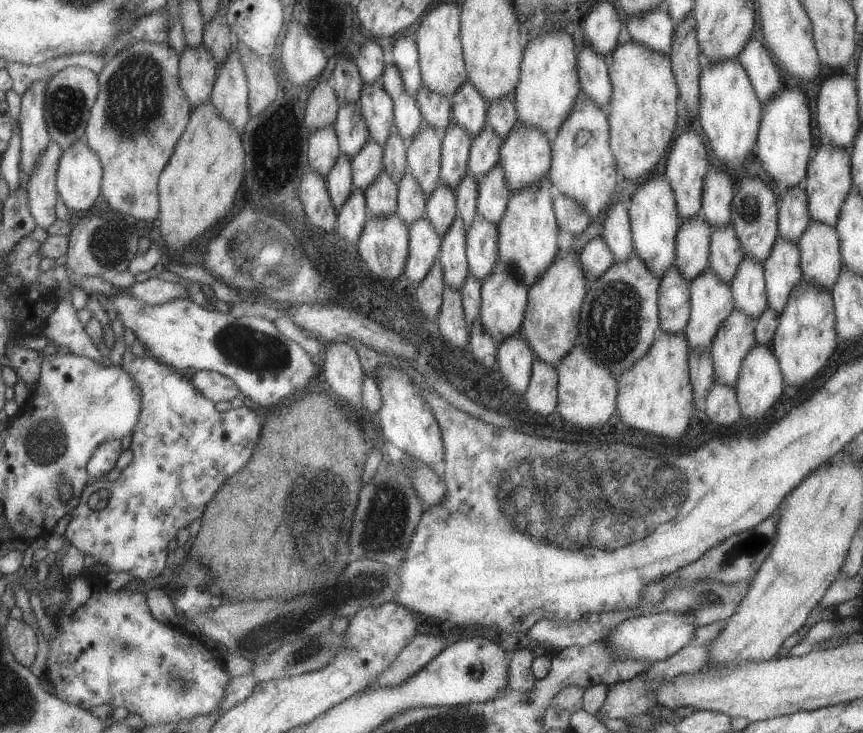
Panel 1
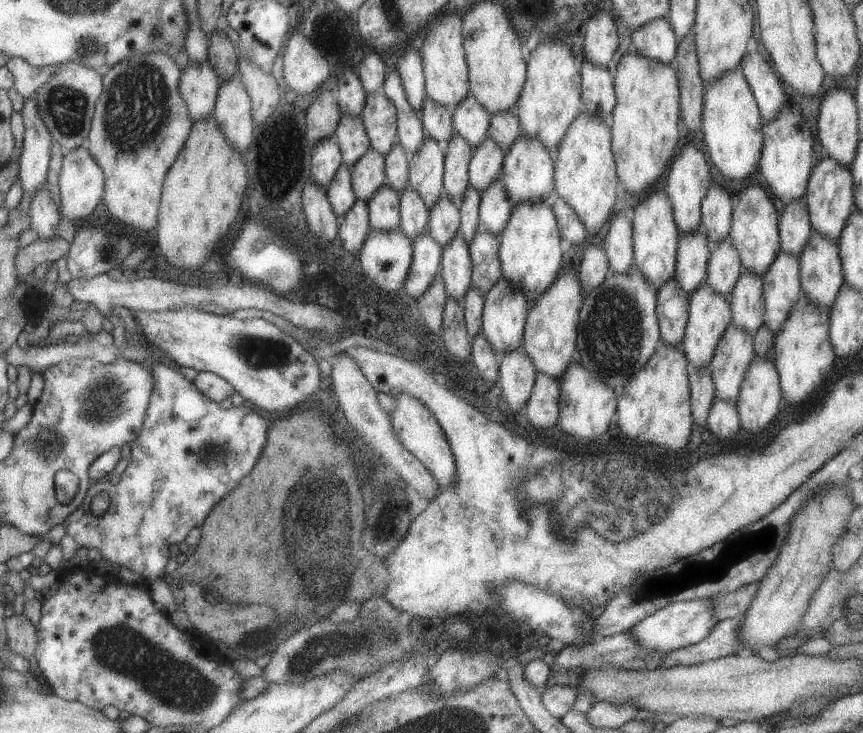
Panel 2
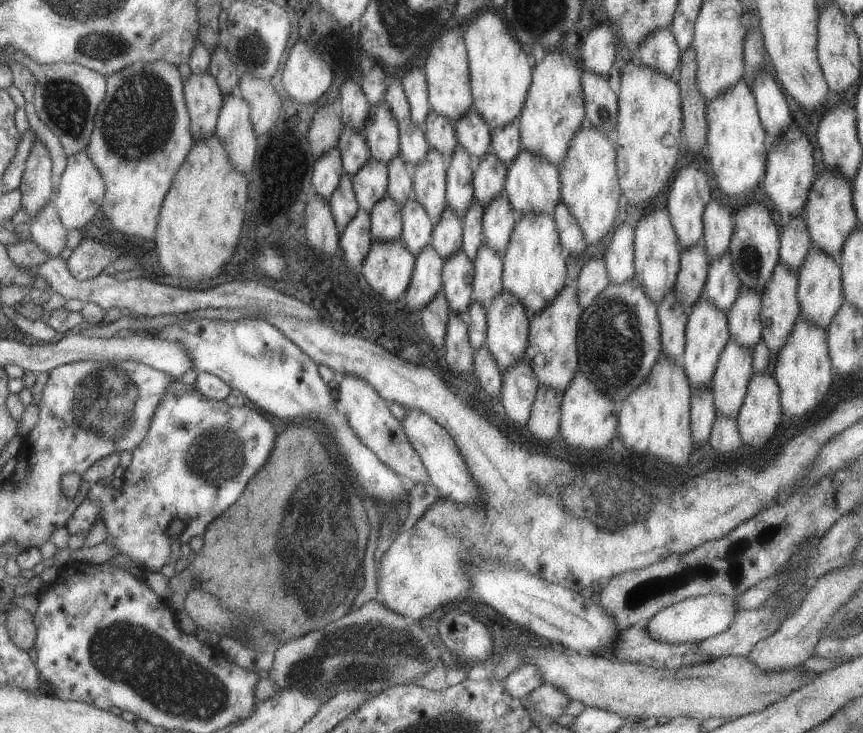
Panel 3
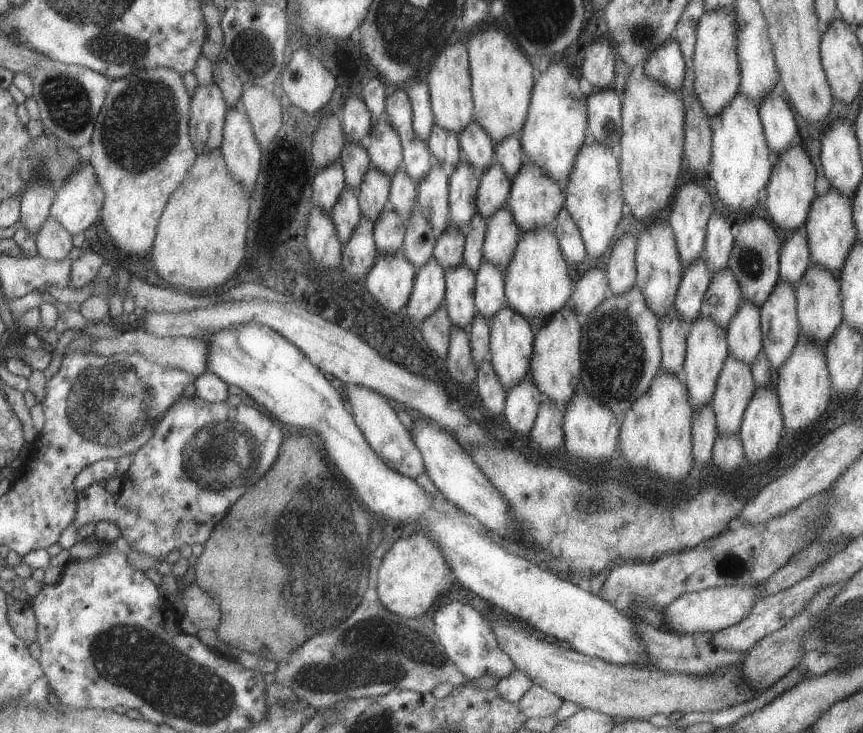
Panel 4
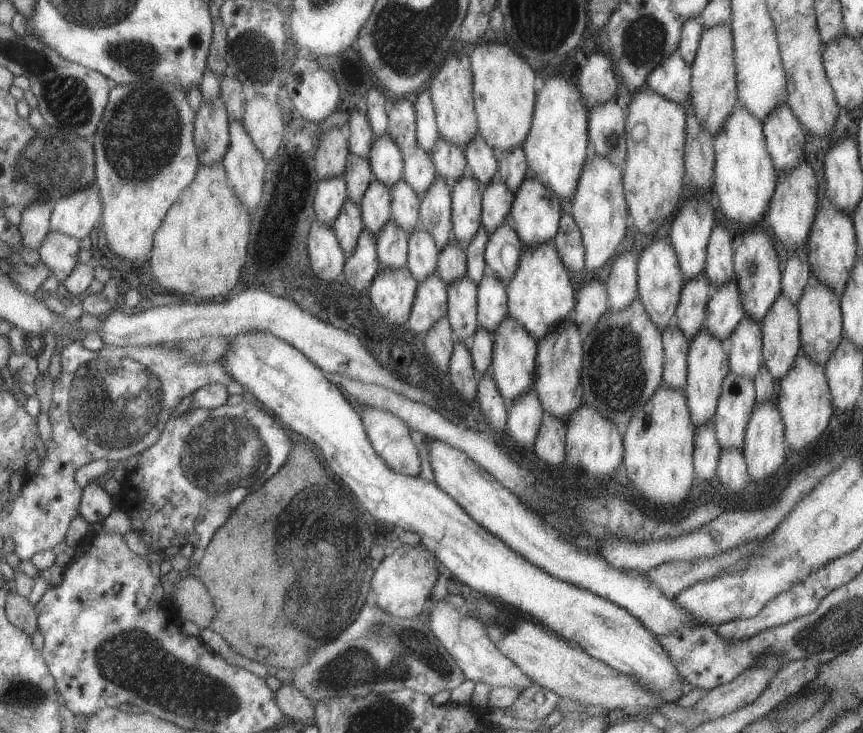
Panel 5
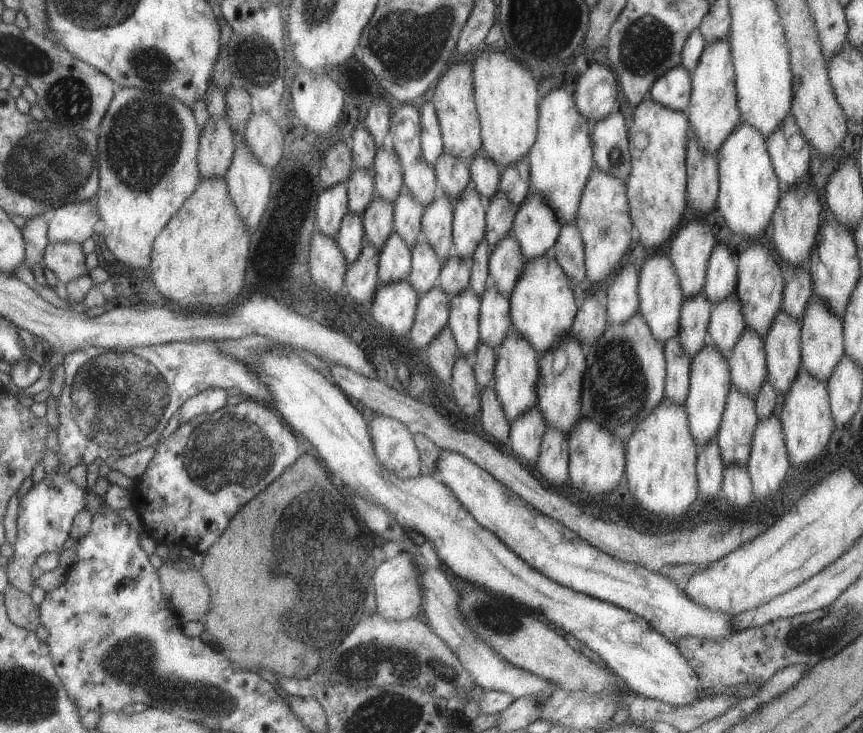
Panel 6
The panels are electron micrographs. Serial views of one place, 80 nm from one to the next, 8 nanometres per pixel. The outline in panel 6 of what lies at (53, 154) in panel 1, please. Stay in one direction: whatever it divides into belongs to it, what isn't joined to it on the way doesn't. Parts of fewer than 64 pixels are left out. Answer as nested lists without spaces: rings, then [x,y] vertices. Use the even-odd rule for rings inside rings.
[[[67,241],[48,242],[42,254],[41,265],[51,270],[63,284],[87,273],[81,245]]]

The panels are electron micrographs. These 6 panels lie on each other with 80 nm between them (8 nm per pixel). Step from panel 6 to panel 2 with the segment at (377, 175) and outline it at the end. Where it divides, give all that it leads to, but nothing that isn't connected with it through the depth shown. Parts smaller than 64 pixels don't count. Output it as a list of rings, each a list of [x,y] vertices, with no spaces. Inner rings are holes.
[[[382,90],[366,92],[359,115],[370,140],[370,148],[385,156],[392,144],[399,142],[396,135],[396,110],[392,102]]]

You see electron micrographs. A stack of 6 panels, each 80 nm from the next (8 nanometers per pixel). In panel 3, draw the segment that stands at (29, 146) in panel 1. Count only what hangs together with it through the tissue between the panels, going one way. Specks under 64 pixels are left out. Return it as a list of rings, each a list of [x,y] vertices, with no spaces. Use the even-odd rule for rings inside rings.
[[[36,135],[24,165],[18,189],[21,193],[21,207],[25,208],[31,220],[37,210],[53,198],[49,151]]]

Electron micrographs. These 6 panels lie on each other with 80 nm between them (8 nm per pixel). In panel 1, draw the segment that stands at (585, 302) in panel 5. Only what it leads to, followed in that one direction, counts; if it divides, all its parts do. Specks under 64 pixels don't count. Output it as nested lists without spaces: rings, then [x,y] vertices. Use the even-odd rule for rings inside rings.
[[[603,237],[589,240],[583,246],[578,258],[586,280],[603,274],[614,263],[613,255]]]

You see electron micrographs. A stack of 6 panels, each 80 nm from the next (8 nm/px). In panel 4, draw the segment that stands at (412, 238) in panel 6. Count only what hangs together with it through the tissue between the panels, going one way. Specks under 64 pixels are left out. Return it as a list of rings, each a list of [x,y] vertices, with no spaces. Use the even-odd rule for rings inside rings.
[[[402,166],[395,170],[393,174],[390,174],[389,178],[390,187],[387,205],[395,212],[403,215],[405,220],[414,207],[417,182],[406,174]]]

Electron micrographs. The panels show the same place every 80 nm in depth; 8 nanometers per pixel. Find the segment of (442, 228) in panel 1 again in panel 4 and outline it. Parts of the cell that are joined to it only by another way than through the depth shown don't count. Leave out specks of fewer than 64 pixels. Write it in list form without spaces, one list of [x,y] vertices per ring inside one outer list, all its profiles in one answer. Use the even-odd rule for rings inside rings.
[[[455,225],[449,226],[436,236],[435,244],[433,245],[432,256],[444,268],[463,263],[462,252],[464,245],[464,233]]]

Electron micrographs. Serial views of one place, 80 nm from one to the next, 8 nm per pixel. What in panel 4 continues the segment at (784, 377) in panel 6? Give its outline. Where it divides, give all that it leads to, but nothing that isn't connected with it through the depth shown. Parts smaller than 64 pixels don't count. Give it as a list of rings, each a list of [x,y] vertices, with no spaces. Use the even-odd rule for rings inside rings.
[[[780,276],[759,308],[762,351],[775,372],[789,356],[798,334],[801,333],[794,287]]]

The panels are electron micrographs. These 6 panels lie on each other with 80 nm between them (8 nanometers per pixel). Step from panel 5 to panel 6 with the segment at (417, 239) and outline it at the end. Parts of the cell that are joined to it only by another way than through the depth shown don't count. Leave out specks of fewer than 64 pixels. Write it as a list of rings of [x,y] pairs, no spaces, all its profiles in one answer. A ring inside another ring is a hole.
[[[417,242],[410,248],[411,268],[407,282],[418,296],[431,290],[431,286],[438,285],[441,266],[435,252],[427,242]]]

